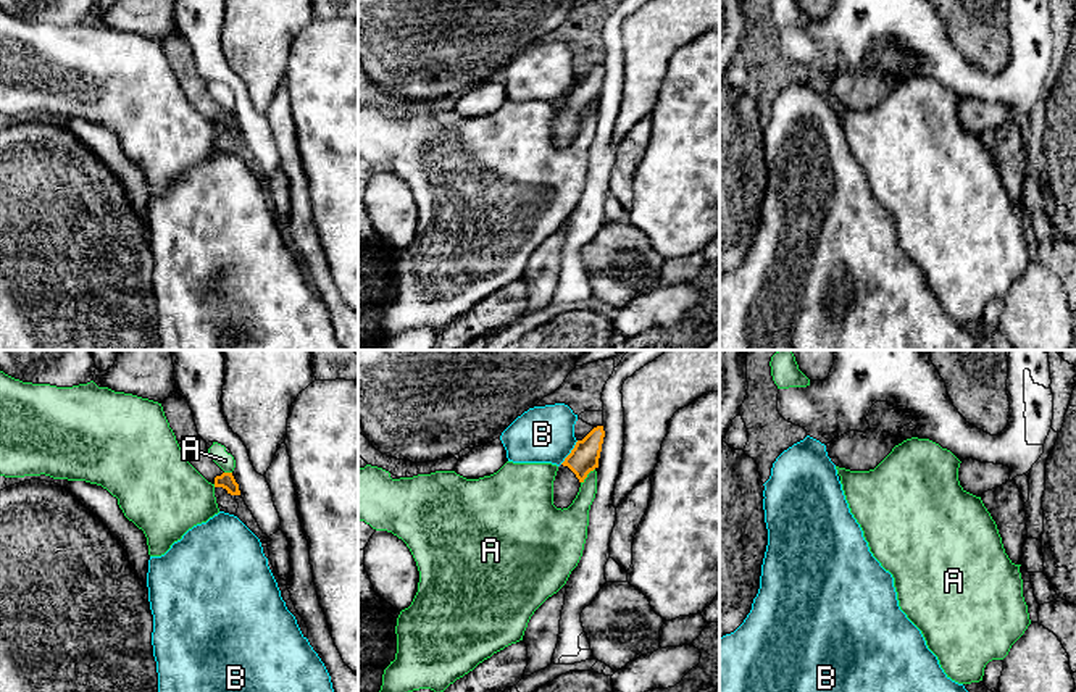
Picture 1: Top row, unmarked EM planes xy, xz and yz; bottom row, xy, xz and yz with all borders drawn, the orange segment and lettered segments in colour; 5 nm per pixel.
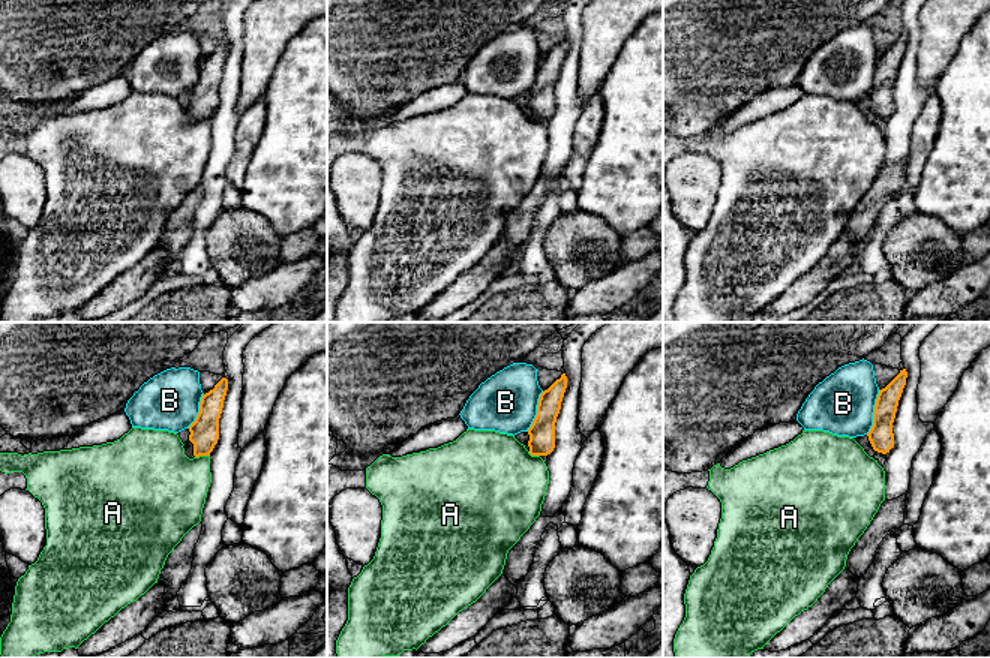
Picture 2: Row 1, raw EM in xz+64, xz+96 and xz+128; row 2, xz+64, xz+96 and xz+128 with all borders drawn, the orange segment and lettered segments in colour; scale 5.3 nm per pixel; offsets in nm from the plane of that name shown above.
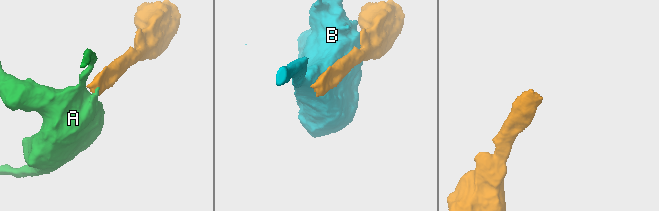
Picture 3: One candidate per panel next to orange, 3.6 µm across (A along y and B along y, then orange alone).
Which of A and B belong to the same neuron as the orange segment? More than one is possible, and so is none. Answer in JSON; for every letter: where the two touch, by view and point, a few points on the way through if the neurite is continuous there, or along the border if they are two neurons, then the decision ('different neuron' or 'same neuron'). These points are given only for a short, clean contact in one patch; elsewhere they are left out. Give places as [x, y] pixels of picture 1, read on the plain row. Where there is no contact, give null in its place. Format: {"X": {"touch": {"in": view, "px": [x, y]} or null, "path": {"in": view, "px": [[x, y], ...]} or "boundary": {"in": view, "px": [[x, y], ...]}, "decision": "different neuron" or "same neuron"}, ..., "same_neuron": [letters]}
{"A": {"touch": {"in": "xz", "px": [586, 115]}, "decision": "different neuron"}, "B": {"touch": {"in": "xz", "px": [571, 91]}, "decision": "different neuron"}, "same_neuron": []}

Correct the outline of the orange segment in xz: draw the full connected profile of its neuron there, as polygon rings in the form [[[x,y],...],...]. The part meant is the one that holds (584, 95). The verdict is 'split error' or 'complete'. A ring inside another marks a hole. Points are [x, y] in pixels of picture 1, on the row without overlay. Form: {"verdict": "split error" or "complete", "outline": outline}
{"verdict": "split error", "outline": [[[603,65],[594,66],[582,79],[576,81],[571,92],[558,105],[553,119],[553,144],[557,147],[568,147],[587,113],[598,106],[603,76]]]}

